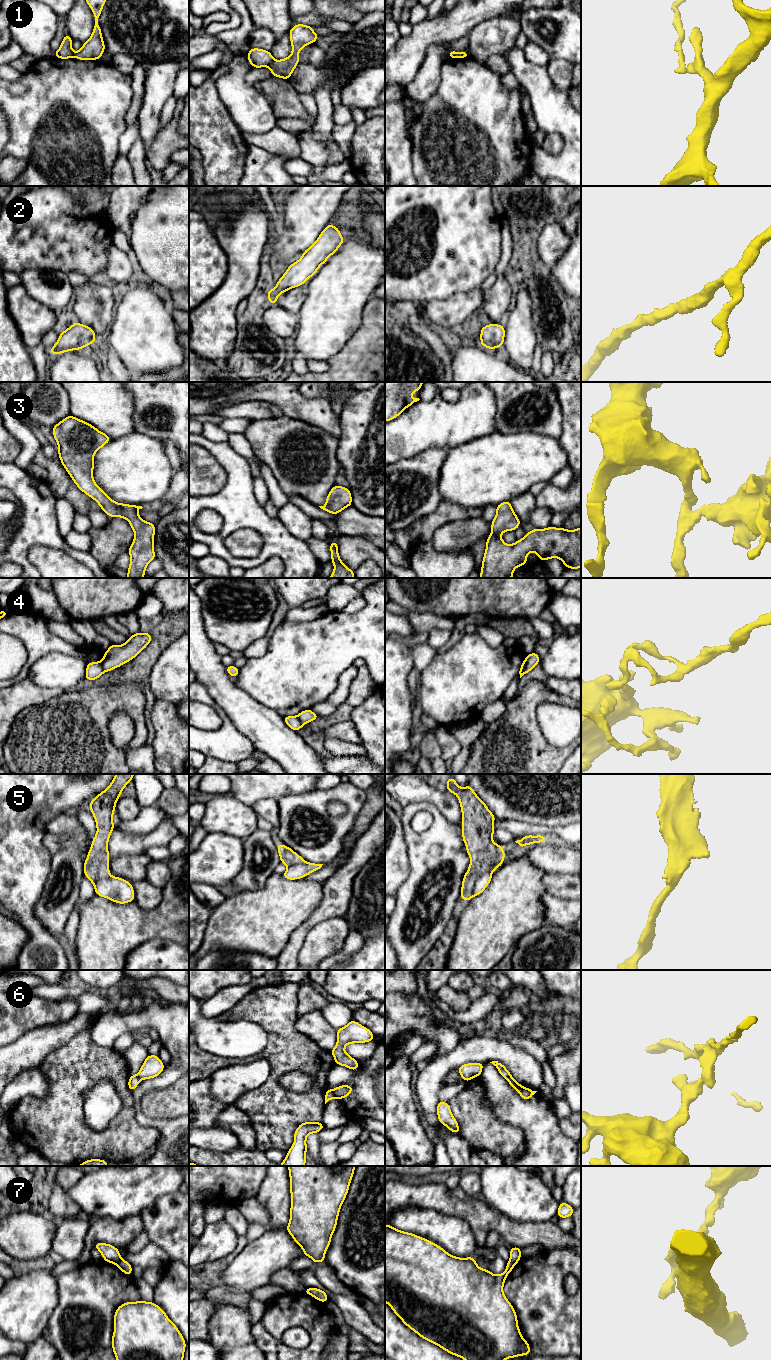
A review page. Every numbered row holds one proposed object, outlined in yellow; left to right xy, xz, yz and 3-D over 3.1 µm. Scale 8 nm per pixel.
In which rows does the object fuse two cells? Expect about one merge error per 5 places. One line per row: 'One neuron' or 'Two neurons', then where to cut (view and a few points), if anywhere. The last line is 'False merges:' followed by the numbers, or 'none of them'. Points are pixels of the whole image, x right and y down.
1: Two neurons. Split along xz (273, 59), (267, 66)
2: One neuron. No split
3: One neuron. No split
4: Two neurons. Split along xy (101, 661), (101, 666), (105, 671)
5: Two neurons. Split along yz (491, 871), (485, 871), (476, 879), (472, 895)
6: Two neurons. Split along xz (332, 1090), (336, 1097)
7: Two neurons. Split along yz (508, 1261), (514, 1264)
False merges: 1, 4, 5, 6, 7

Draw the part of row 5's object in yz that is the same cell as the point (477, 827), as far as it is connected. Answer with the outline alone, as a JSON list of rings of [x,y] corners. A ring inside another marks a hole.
[[[450,776],[446,789],[458,797],[462,812],[462,839],[470,865],[463,877],[459,898],[470,901],[476,879],[485,872],[495,871],[504,863],[506,856],[503,846],[492,840],[496,818],[471,786],[467,784],[461,788]]]

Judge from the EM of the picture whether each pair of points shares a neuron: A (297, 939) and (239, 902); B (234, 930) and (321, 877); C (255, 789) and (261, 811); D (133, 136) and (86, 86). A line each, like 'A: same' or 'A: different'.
A: different
B: different
C: different
D: different

